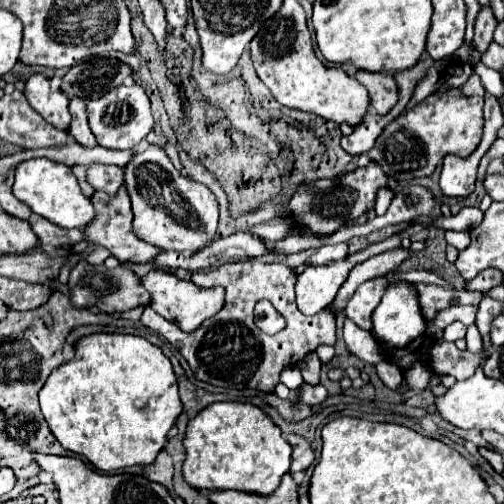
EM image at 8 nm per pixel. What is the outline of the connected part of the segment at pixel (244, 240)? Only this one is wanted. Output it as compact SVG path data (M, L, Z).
M233 233L229 237L219 237L215 239L209 247L201 249L197 255L183 255L177 251L161 251L155 257L155 265L163 267L183 267L191 273L207 269L219 261L227 261L227 259L257 259L257 257L265 257L269 255L269 251L265 249L265 241L253 237L251 233Z

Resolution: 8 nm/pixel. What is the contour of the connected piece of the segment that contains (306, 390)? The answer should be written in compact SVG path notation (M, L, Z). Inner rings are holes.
M307 383L301 385L301 403L305 403L305 405L319 405L327 397L329 397L329 393L323 385L317 385L317 387L311 387Z

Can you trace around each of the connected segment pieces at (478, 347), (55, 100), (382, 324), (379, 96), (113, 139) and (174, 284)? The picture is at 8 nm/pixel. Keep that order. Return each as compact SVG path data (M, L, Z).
M475 324L469 325L467 327L467 349L472 353L480 354L483 351L483 339L481 335L479 335L479 331L477 331L477 327Z
M39 73L31 75L25 85L25 97L29 105L53 127L67 131L71 123L69 115L69 99L63 95L63 91L51 91L49 81Z
M407 281L391 283L373 311L373 337L385 347L407 347L425 333L415 287Z
M357 71L355 79L369 91L371 97L371 107L379 115L387 115L391 107L399 101L399 87L389 73L367 73L367 71Z
M119 85L101 99L91 99L87 103L87 117L97 143L107 149L133 149L141 139L147 137L153 127L149 97L145 95L141 85Z
M151 271L149 275L145 275L141 279L143 287L151 293L151 307L165 319L169 319L171 323L177 323L183 331L195 331L205 319L213 317L215 313L219 313L225 305L225 291L223 287L215 287L215 289L203 289L197 287L191 281L181 281L175 275L169 275L165 271Z

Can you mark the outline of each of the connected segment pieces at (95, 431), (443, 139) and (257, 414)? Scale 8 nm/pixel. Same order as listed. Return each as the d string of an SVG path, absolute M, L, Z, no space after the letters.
M97 333L83 337L75 347L75 357L49 375L39 391L39 401L55 439L67 451L83 455L93 467L105 473L133 465L151 465L165 447L167 433L183 411L171 361L147 339L123 333Z
M461 91L433 93L409 111L403 111L399 119L393 119L375 147L367 153L371 161L379 163L385 175L411 181L417 177L429 177L441 159L449 153L467 157L471 155L483 135L483 97L465 97Z
M213 403L203 409L195 419L189 421L187 437L183 441L187 449L187 459L183 463L183 479L189 487L197 491L243 491L255 495L271 495L281 477L291 465L291 445L283 439L281 429L257 407L249 403Z

